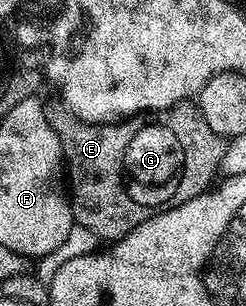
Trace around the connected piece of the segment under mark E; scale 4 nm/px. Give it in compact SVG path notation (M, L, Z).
M183 103L180 105L173 105L171 111L174 113L174 127L178 129L178 137L182 139L182 165L178 169L184 169L184 173L174 173L172 183L168 189L164 191L152 191L154 195L146 195L146 197L154 197L154 201L150 203L142 203L142 201L130 201L128 189L124 189L122 183L122 175L120 175L120 191L112 189L114 183L110 185L108 179L108 187L106 187L106 167L108 171L118 171L122 165L122 149L124 149L124 129L126 129L126 119L117 123L103 123L101 125L89 125L87 121L81 121L78 117L71 115L69 109L65 107L58 107L55 113L49 114L52 127L56 131L56 135L62 144L62 156L64 158L65 168L68 170L68 196L70 198L70 209L74 213L74 223L80 224L83 227L88 227L89 230L94 231L98 238L103 242L113 243L119 237L128 235L136 227L140 227L140 223L144 223L149 217L156 214L154 207L158 207L160 203L188 203L192 199L196 199L200 194L207 192L211 188L212 182L210 180L214 177L214 172L219 172L222 164L222 150L224 148L223 138L216 135L216 131L212 131L212 127L208 127L208 123L204 123L204 119L200 115L197 104Z

